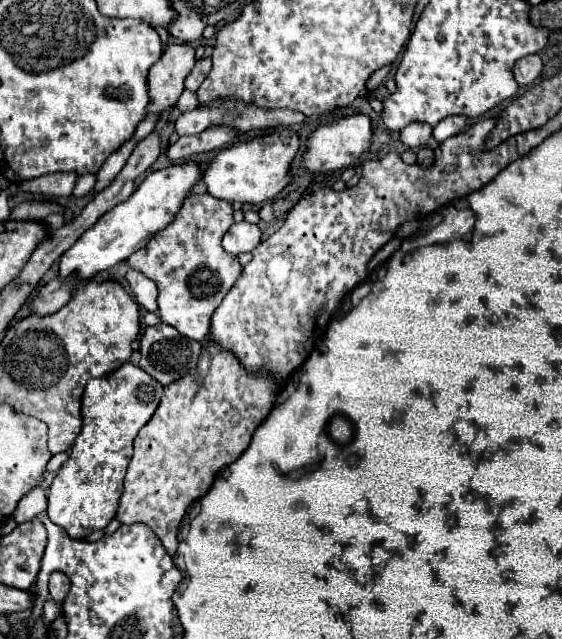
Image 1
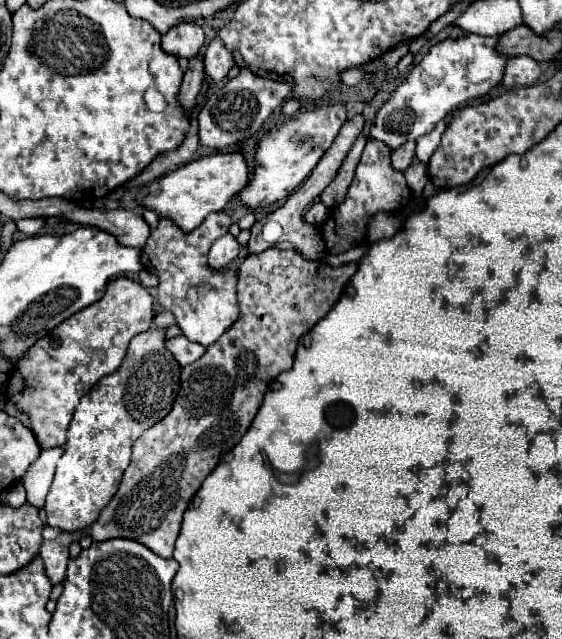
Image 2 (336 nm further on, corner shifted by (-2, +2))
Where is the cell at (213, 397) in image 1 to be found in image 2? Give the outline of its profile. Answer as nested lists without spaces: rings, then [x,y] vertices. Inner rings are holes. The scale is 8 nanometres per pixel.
[[[267,248],[265,252],[245,256],[245,260],[239,266],[239,284],[237,284],[239,318],[215,344],[207,346],[207,352],[195,364],[181,368],[181,390],[173,402],[171,412],[135,440],[131,464],[125,470],[125,476],[121,480],[117,494],[105,506],[99,520],[93,526],[89,526],[85,532],[79,532],[79,534],[61,532],[57,540],[43,542],[39,556],[45,562],[45,572],[53,586],[65,580],[65,574],[67,574],[65,556],[69,554],[69,544],[81,538],[81,534],[91,534],[93,540],[99,540],[99,542],[107,538],[131,538],[145,544],[149,550],[153,550],[161,558],[171,558],[175,540],[179,536],[183,512],[189,500],[199,490],[201,482],[217,466],[223,452],[221,448],[233,448],[243,438],[243,434],[251,426],[263,402],[263,396],[267,392],[271,378],[277,378],[281,372],[291,368],[299,338],[305,332],[309,332],[315,326],[315,322],[321,320],[331,310],[331,306],[339,300],[345,284],[351,280],[355,272],[357,272],[355,262],[335,270],[323,262],[303,260],[295,250]]]

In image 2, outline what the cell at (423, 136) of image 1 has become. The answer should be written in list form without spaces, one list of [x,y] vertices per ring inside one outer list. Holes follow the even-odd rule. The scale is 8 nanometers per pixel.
[[[407,142],[401,148],[393,150],[391,160],[393,160],[393,166],[403,172],[413,162],[413,156],[415,156],[415,142]]]

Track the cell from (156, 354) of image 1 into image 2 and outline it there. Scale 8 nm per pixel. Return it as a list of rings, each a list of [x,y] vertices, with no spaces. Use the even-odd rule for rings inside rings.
[[[183,334],[165,340],[165,346],[167,346],[167,350],[175,356],[175,360],[177,360],[181,366],[193,364],[195,360],[199,360],[199,358],[205,354],[205,348],[203,348],[203,346],[187,340]]]

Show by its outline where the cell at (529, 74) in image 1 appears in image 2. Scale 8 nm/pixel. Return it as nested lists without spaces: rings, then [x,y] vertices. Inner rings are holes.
[[[513,56],[507,62],[505,76],[503,76],[503,86],[505,88],[515,88],[515,86],[531,86],[537,82],[541,70],[531,56]]]

